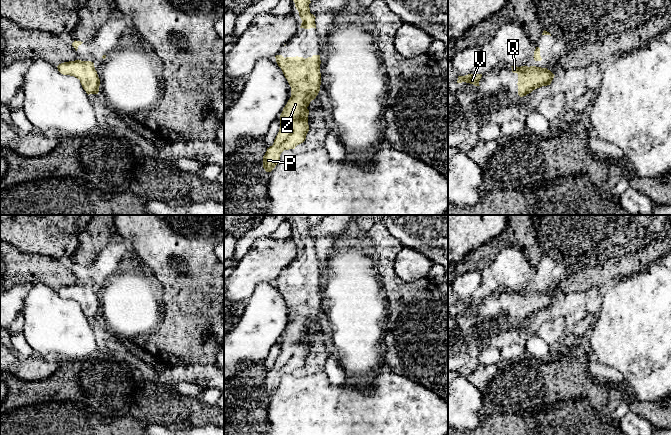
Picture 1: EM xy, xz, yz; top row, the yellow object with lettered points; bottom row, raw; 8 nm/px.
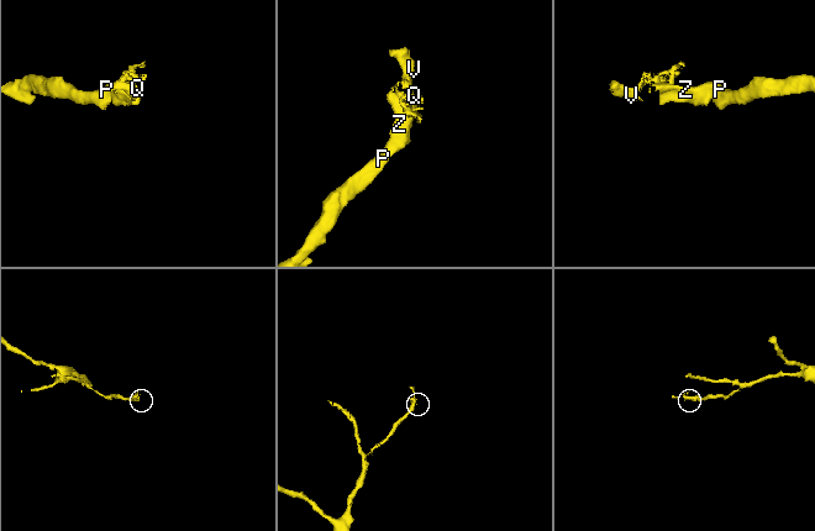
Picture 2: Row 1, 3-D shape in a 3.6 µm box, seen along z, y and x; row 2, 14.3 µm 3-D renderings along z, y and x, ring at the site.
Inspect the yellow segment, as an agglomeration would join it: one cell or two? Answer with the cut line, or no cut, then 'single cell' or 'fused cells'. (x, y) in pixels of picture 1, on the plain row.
no cut | single cell

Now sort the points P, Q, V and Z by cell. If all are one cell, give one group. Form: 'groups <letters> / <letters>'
groups P Q V Z

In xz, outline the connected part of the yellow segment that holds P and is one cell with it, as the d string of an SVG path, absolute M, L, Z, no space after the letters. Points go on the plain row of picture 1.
M276 279L275 282L291 311L291 321L280 339L280 353L274 367L267 372L263 380L263 392L266 396L271 396L275 392L284 374L295 373L297 369L305 365L309 355L309 334L307 331L318 319L321 309L320 279L313 279L311 282L308 281L306 283L298 280L284 282L282 279Z

